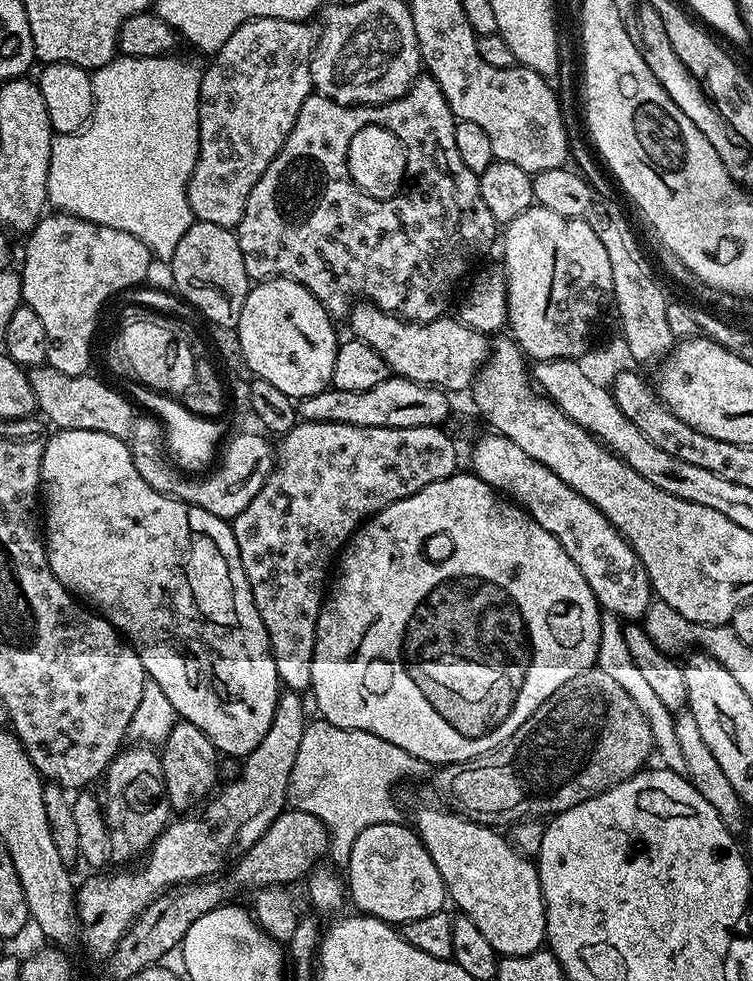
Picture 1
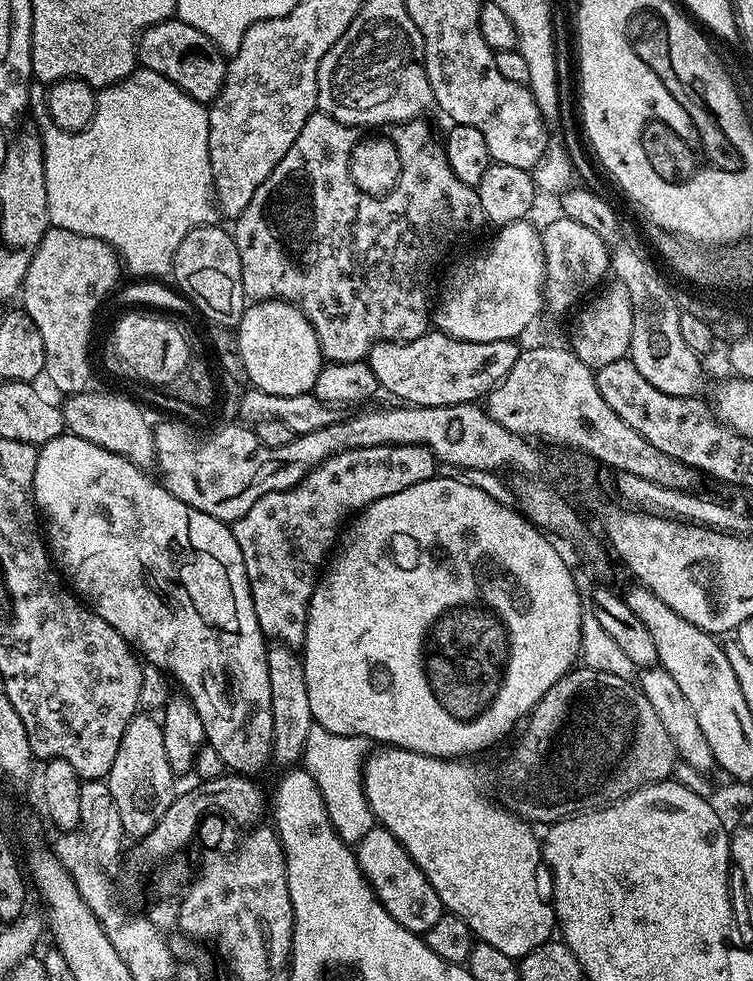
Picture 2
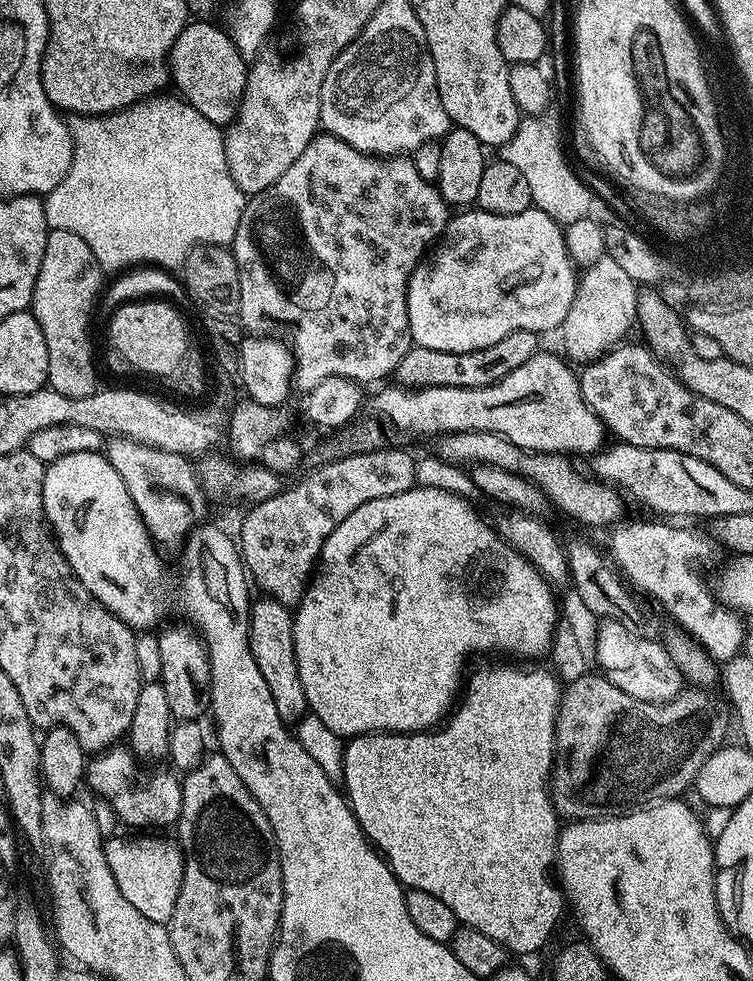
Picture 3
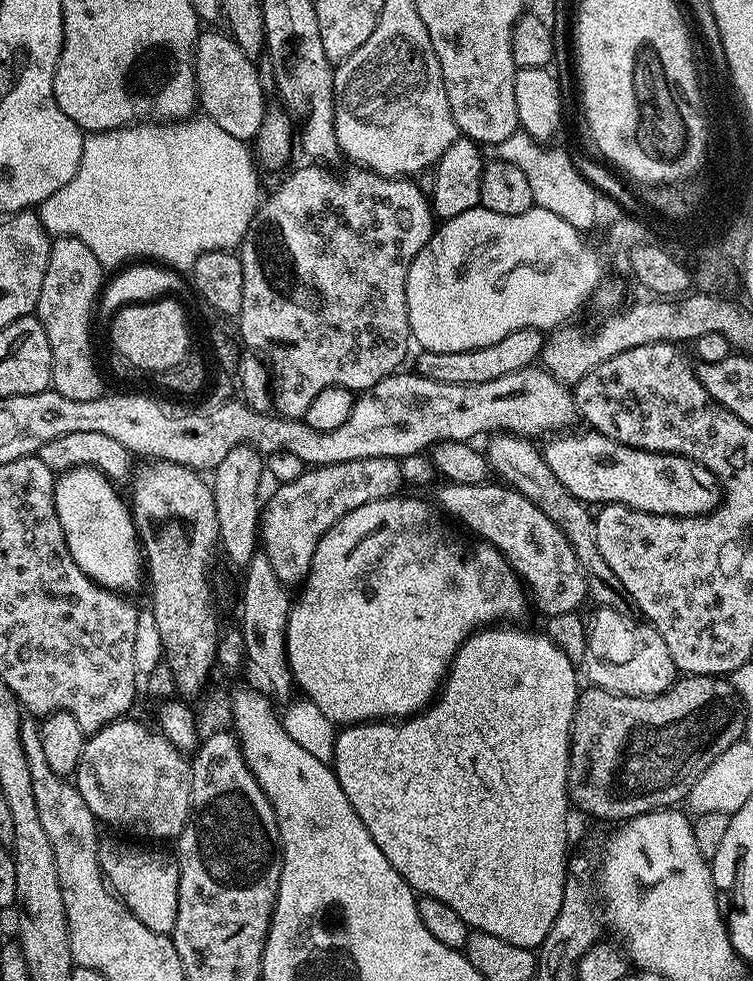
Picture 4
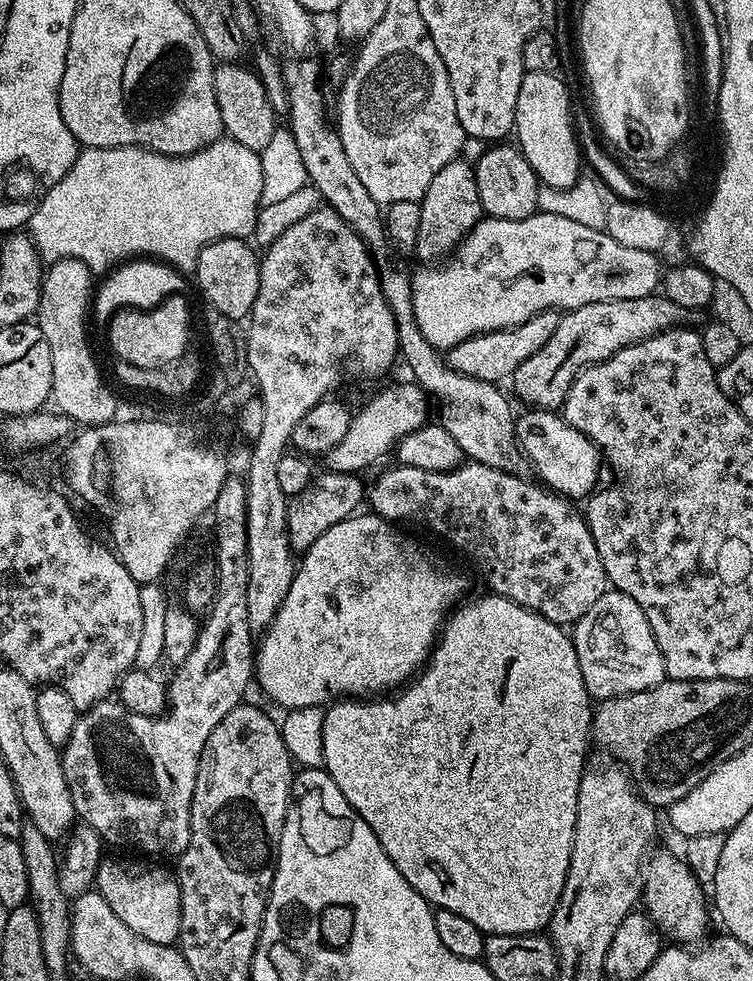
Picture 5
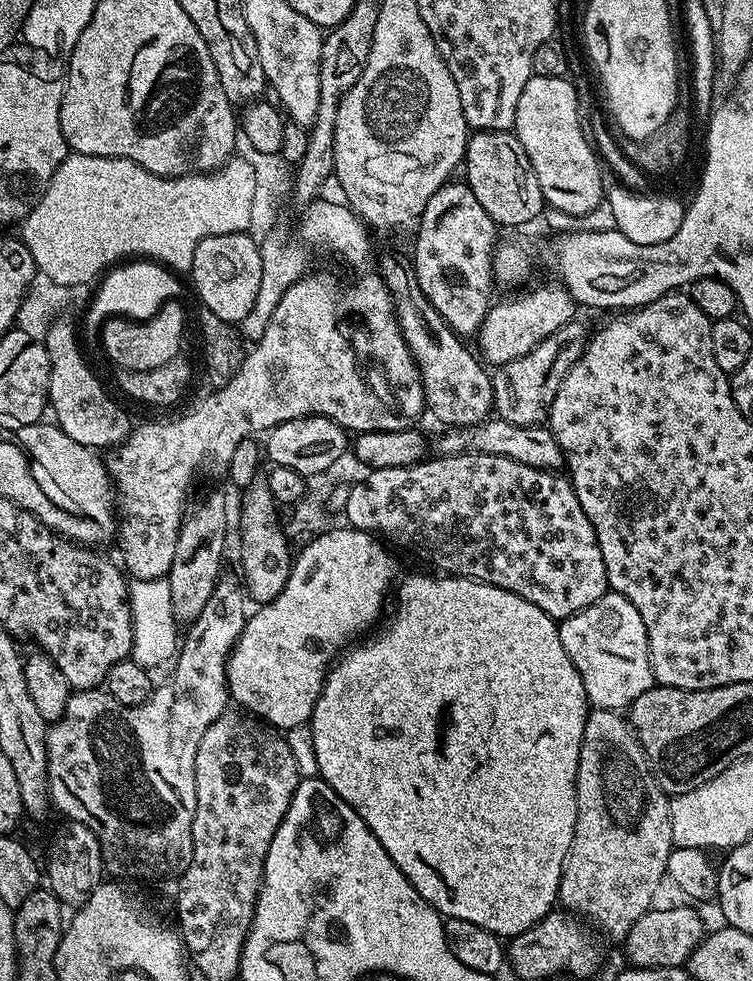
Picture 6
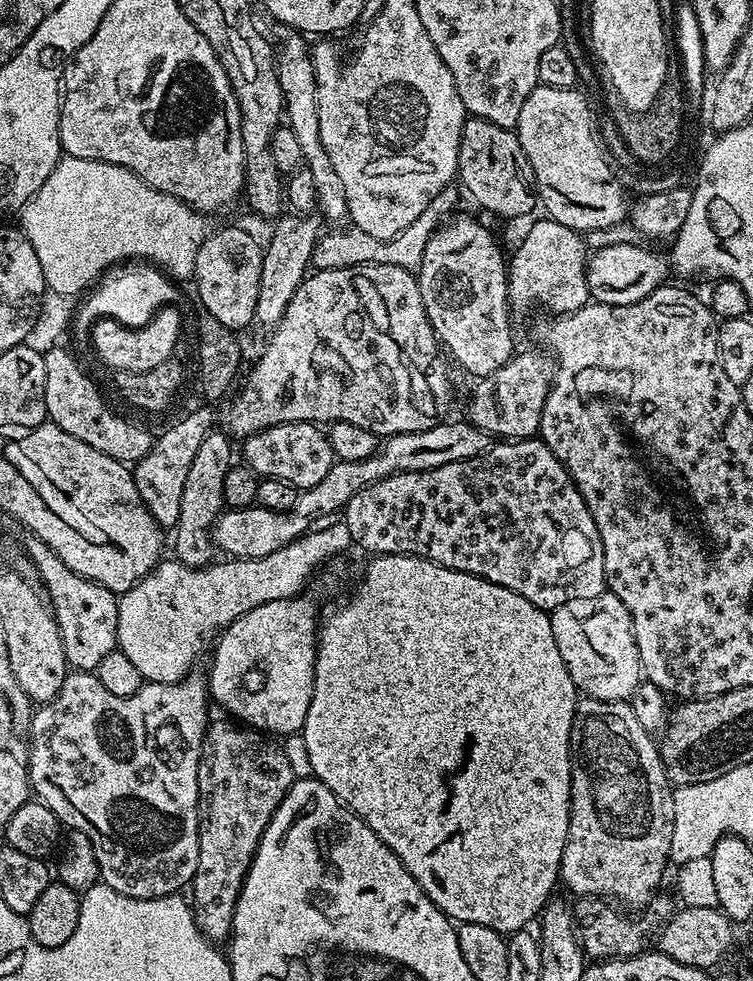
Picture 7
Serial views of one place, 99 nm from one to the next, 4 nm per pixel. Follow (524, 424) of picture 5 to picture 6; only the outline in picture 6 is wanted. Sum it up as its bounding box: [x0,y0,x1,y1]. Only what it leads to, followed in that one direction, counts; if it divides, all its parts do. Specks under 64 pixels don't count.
[434,418,564,470]

